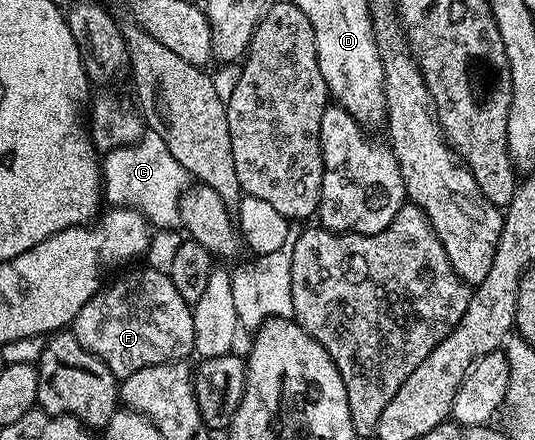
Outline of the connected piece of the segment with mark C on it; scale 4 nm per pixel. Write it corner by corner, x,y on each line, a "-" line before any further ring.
150,132
147,137
134,139
126,147
110,150
103,159
103,197
114,206
129,206
141,210
146,218
151,219
154,226
161,229
178,228
181,225
181,198
186,192
187,172
180,165
178,159
171,155
160,135

